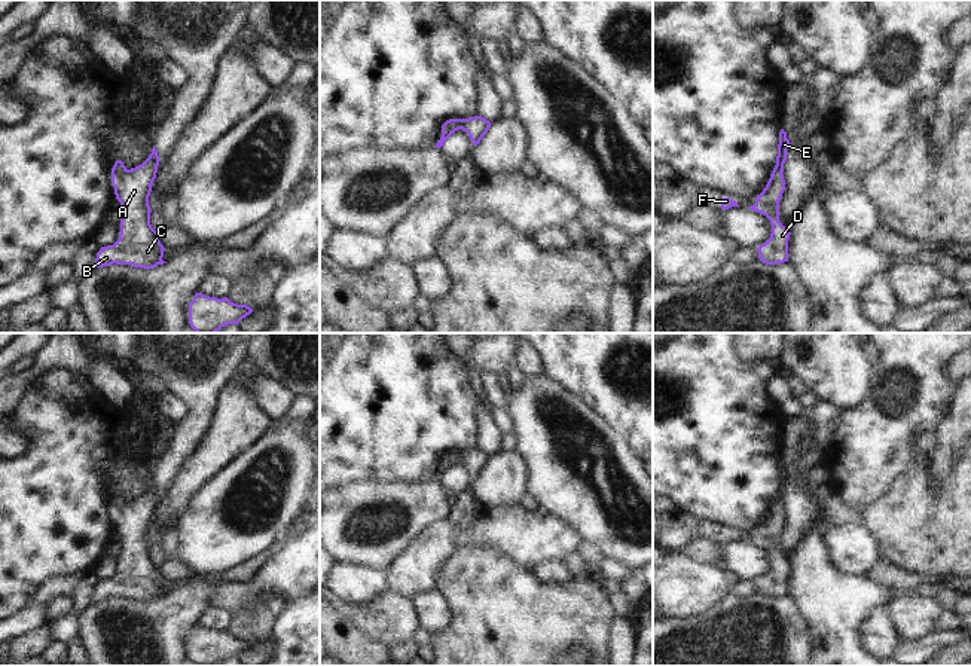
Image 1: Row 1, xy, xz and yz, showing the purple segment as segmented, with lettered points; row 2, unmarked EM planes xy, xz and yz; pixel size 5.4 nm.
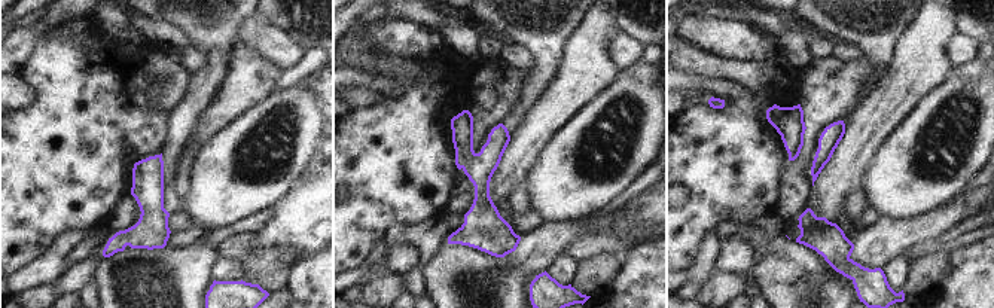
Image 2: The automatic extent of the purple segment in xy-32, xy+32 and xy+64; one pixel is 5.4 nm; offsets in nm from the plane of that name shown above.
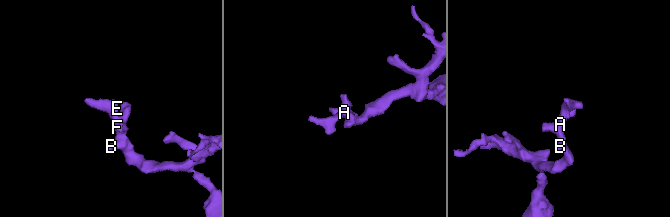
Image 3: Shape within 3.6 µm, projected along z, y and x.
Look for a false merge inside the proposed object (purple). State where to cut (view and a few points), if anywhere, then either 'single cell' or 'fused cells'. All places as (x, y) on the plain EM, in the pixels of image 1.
cut none; single cell

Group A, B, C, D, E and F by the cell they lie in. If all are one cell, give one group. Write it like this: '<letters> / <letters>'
A B C D E F

